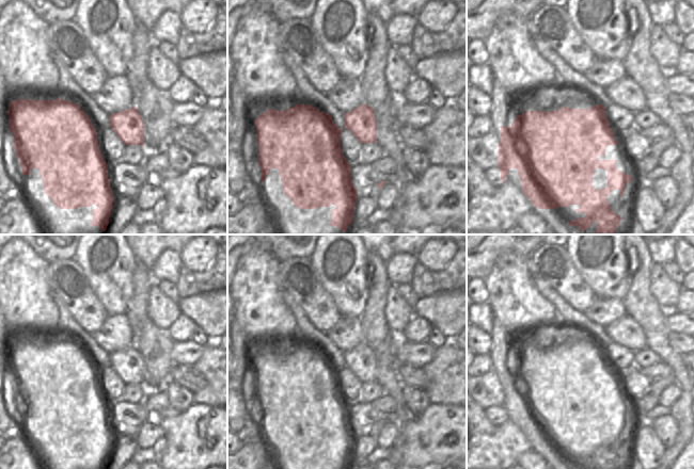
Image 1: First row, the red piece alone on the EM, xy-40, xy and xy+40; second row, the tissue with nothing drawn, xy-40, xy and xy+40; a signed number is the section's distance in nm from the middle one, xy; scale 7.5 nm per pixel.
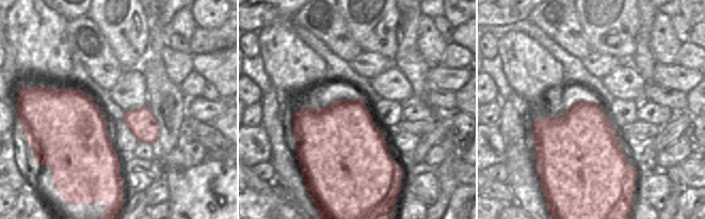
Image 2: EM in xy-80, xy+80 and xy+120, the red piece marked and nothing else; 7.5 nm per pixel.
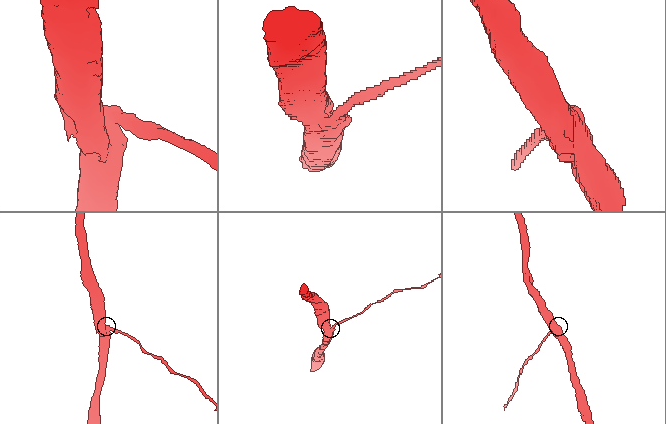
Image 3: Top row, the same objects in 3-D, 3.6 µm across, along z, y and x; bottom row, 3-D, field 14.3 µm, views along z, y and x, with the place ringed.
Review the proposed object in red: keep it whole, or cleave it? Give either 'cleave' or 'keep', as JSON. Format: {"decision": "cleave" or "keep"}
{"decision": "cleave"}

